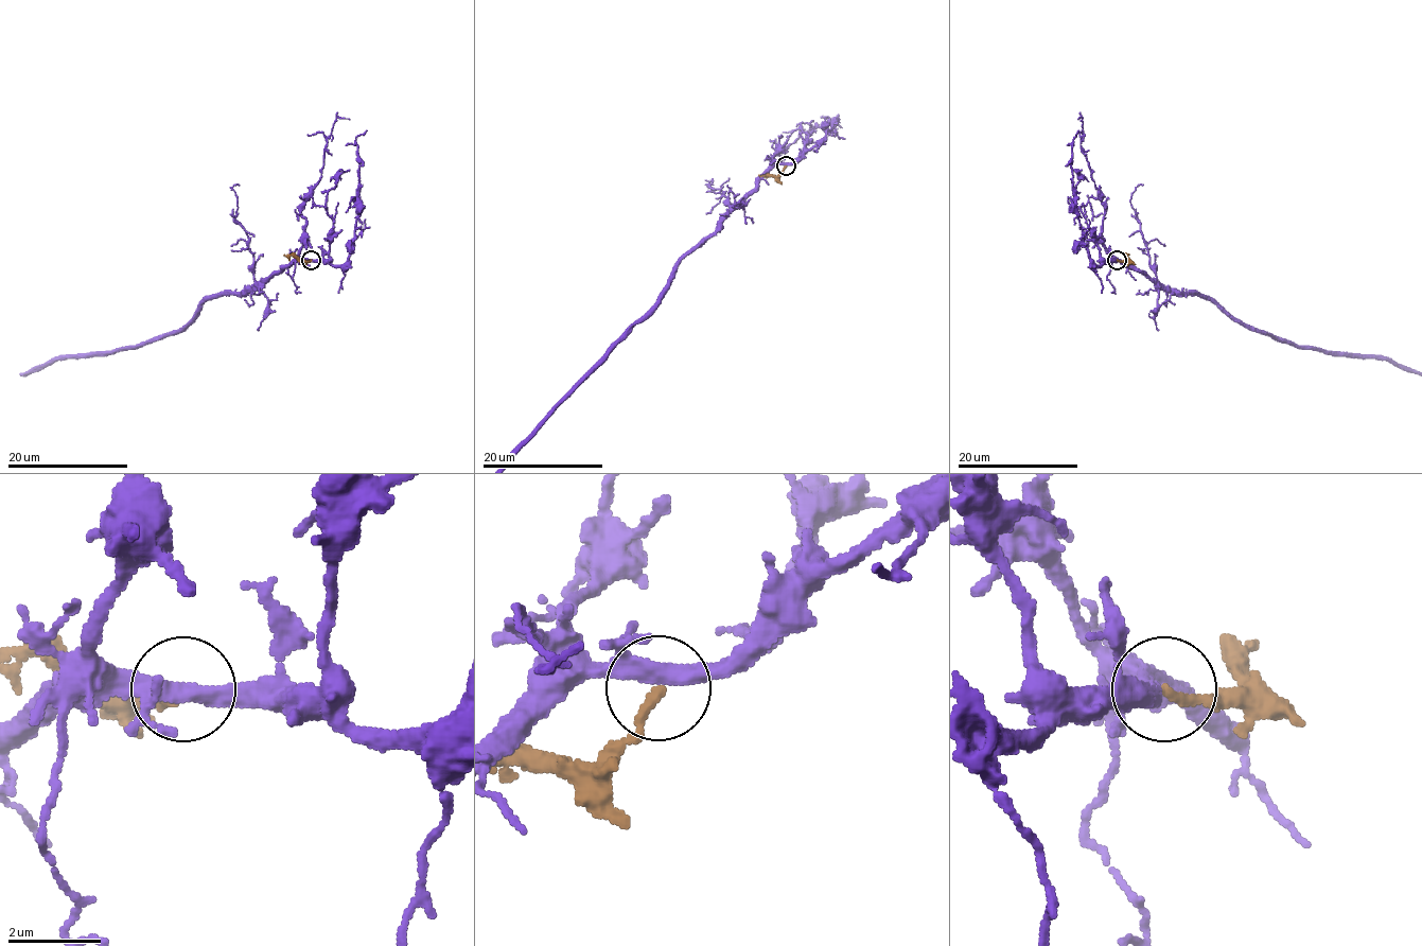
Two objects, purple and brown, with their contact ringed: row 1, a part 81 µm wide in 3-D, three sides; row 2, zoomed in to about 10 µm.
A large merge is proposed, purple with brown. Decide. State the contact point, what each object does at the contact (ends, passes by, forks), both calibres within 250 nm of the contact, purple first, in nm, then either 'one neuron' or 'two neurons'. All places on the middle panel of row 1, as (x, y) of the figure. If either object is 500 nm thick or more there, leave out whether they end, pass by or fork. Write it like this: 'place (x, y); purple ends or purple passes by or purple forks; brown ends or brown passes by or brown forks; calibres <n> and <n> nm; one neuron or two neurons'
place (786, 165); purple forks; brown ends; calibres 320 and 200 nm; two neurons

